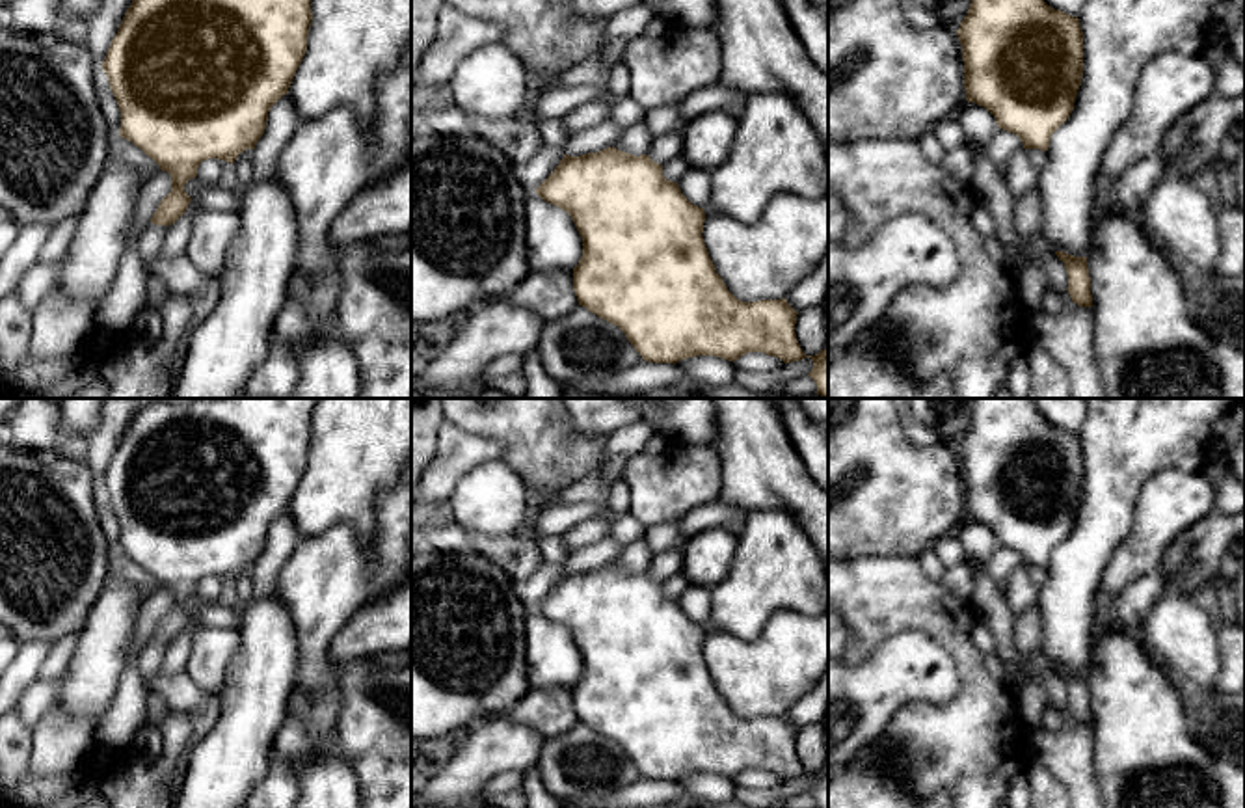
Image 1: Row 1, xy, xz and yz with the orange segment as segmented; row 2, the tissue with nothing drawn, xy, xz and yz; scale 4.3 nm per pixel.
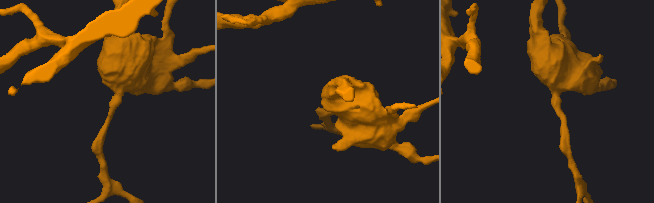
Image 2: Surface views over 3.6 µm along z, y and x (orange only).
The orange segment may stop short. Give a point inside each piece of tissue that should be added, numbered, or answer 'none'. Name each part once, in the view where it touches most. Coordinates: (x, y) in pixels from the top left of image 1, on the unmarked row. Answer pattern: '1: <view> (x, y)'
none

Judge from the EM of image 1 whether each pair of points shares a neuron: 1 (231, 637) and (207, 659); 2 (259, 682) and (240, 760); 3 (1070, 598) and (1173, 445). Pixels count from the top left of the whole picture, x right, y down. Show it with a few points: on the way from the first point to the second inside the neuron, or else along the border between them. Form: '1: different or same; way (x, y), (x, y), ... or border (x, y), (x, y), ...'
1: same; way (226, 641), (213, 654)
2: same; way (254, 700), (240, 730), (240, 741)
3: same; way (1082, 557), (1102, 524), (1108, 499), (1132, 475)

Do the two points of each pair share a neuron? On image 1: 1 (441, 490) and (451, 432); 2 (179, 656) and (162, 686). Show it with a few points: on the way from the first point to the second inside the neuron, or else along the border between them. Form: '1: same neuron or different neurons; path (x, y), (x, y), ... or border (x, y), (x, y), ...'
1: same neuron; path (441, 475), (451, 464), (451, 447)
2: different neurons; border (159, 671), (166, 674), (183, 673)

